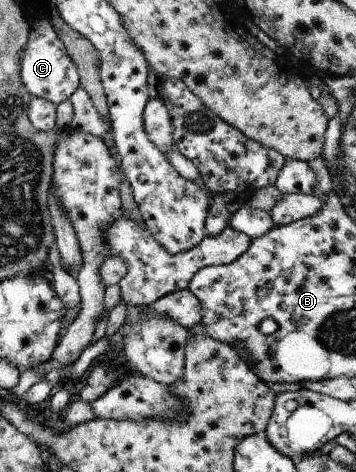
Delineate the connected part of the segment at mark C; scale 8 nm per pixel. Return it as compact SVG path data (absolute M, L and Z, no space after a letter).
M36 16L31 25L30 44L26 44L26 52L22 52L22 82L33 97L44 98L58 105L68 100L79 87L78 68L49 20Z

